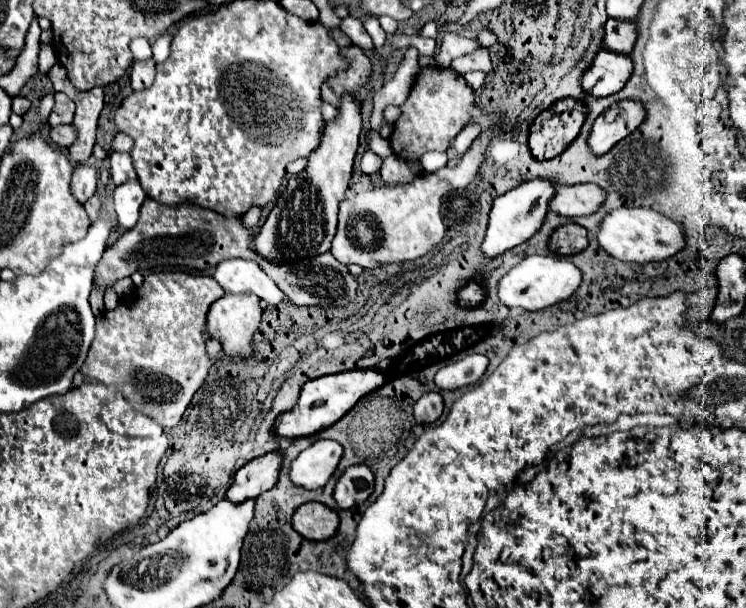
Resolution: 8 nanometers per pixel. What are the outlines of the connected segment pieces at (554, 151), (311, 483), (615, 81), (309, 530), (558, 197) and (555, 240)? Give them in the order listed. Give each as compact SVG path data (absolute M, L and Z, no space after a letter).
M562 99L542 111L530 127L530 153L534 159L552 159L576 139L586 117L586 107L574 99Z
M318 439L304 449L292 463L288 477L304 489L320 489L326 485L342 457L342 447L332 439Z
M598 51L592 65L580 77L580 87L592 97L608 97L624 87L630 73L632 61L628 55Z
M304 503L292 517L292 527L304 539L324 541L330 539L338 529L338 515L322 503Z
M584 183L584 185L556 185L556 195L552 197L550 211L562 217L578 217L594 213L602 201L604 191L598 185Z
M568 223L568 225L558 227L550 235L550 239L548 239L548 249L552 253L564 255L564 257L580 253L582 249L586 249L586 245L588 245L586 229L580 227L580 225L576 225L576 223Z

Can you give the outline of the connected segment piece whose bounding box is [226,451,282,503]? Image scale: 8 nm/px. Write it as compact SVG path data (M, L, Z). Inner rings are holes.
M276 451L252 459L242 469L236 471L232 487L228 489L226 497L232 503L244 503L246 499L256 499L260 493L272 489L278 479L280 463L282 457Z

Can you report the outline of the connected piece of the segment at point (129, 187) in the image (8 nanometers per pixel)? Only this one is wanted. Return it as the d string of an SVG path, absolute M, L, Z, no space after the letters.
M132 179L124 185L118 185L114 191L114 205L118 215L120 229L132 229L138 221L138 211L146 199L144 189L140 189L138 179Z

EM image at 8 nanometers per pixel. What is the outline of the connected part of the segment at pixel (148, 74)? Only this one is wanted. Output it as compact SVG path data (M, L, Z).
M154 59L136 61L134 71L131 71L130 84L134 91L150 87L156 74L156 62Z

